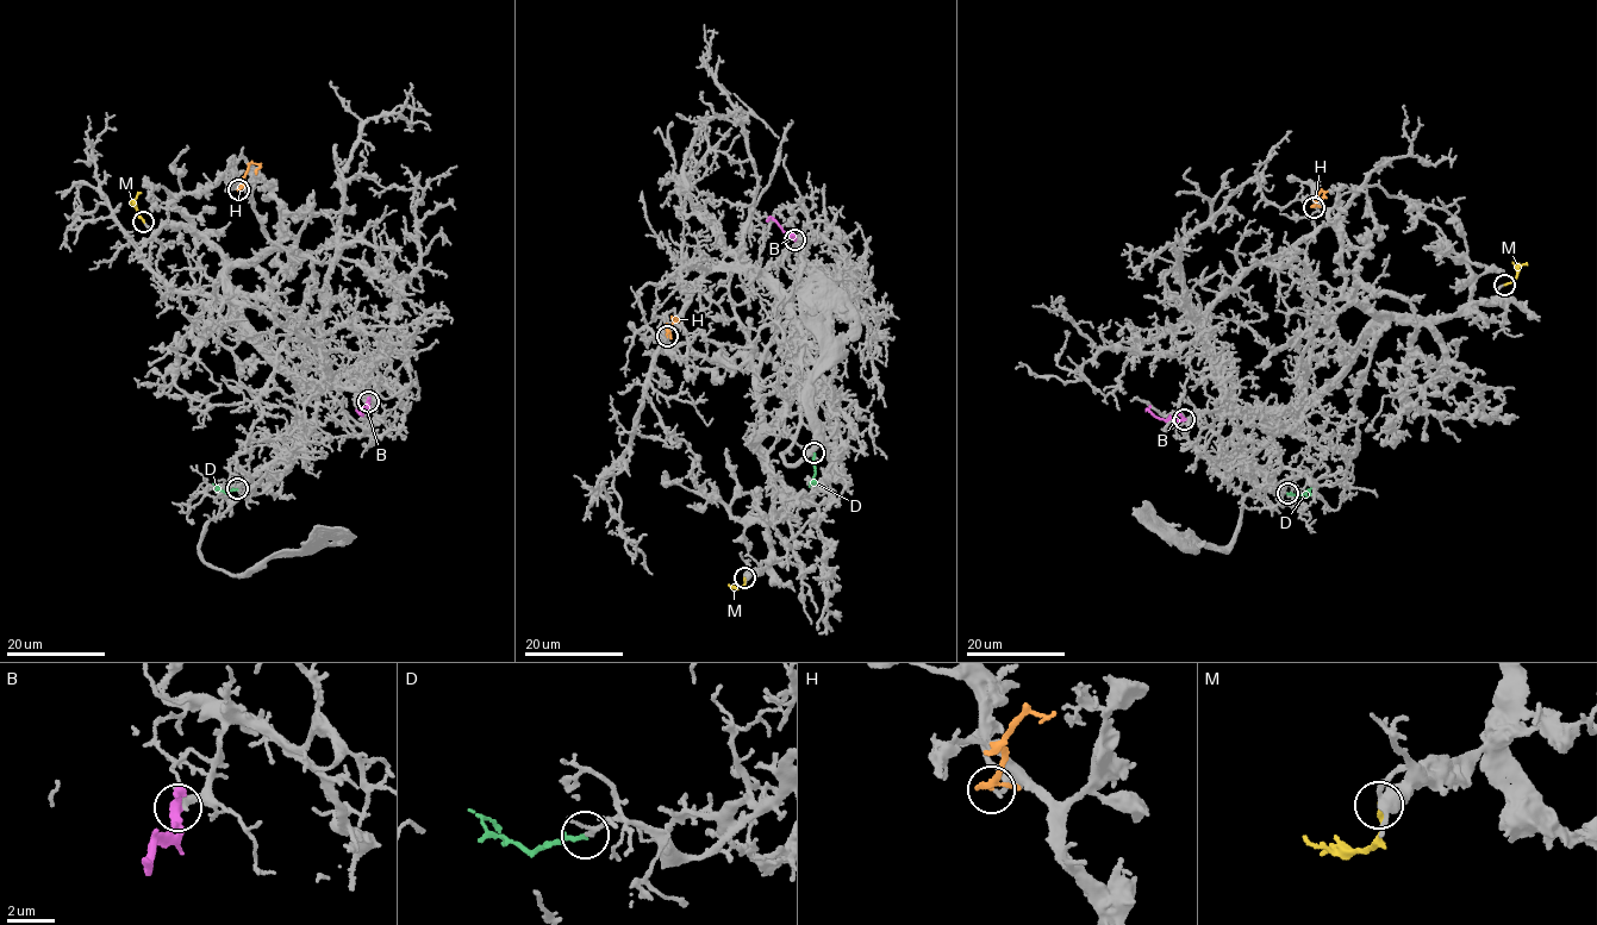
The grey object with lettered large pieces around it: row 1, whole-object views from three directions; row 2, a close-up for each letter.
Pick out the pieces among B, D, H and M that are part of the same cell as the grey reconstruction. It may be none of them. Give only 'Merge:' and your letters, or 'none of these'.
Merge: B, D, M

